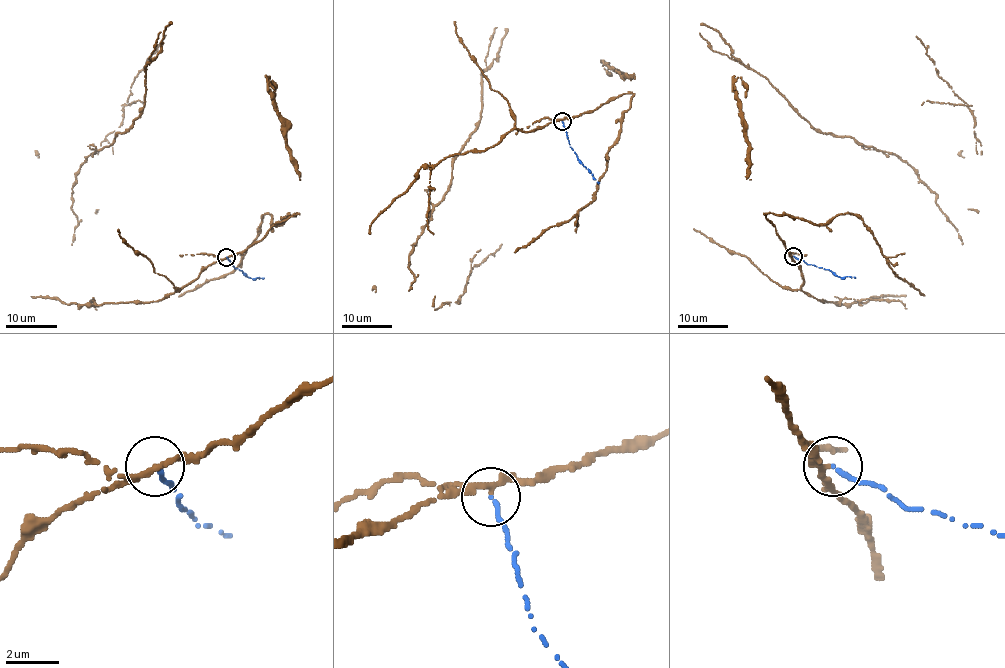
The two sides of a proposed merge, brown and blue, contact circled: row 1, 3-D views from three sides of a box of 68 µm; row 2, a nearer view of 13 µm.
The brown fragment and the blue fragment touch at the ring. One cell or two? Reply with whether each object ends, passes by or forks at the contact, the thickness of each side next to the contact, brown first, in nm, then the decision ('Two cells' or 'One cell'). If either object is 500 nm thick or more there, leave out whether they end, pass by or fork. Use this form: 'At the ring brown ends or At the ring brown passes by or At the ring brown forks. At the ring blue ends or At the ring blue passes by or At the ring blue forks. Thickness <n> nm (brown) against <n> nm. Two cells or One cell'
At the ring brown passes by. At the ring blue ends. Thickness 240 nm (brown) against 170 nm. Two cells

